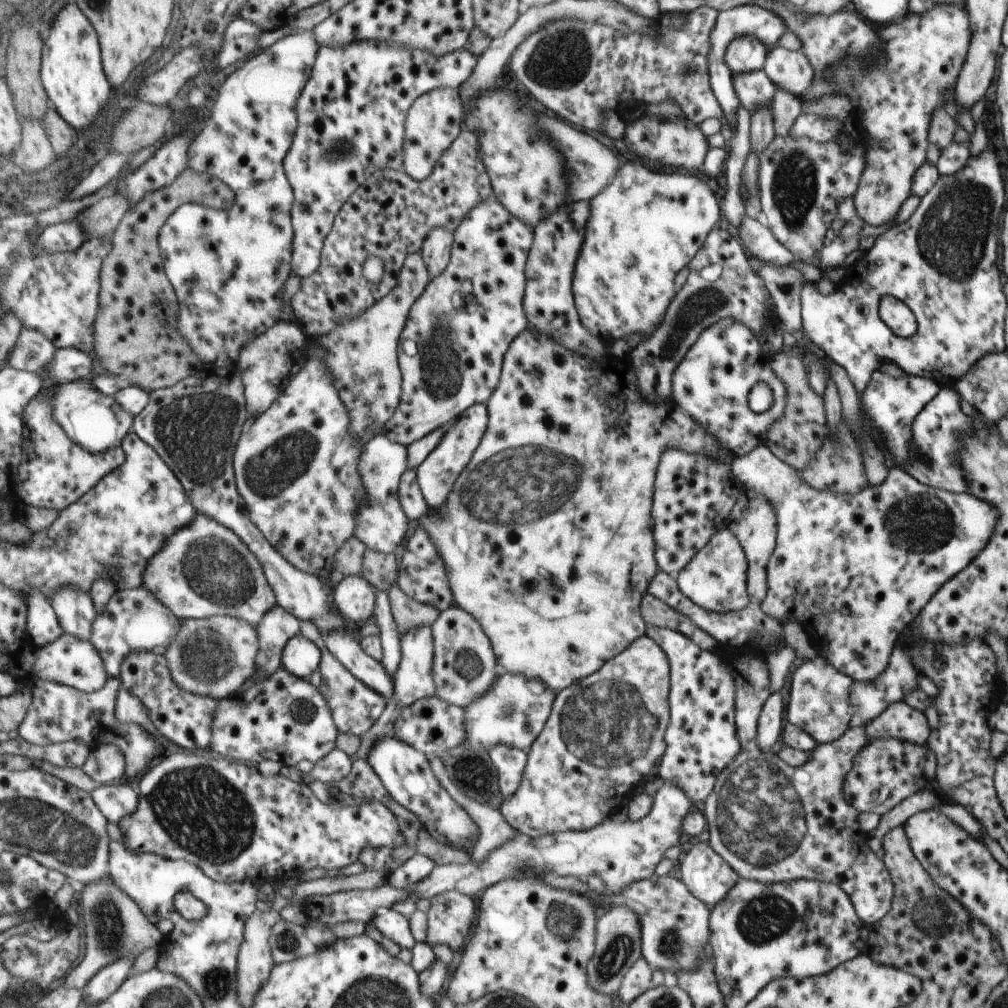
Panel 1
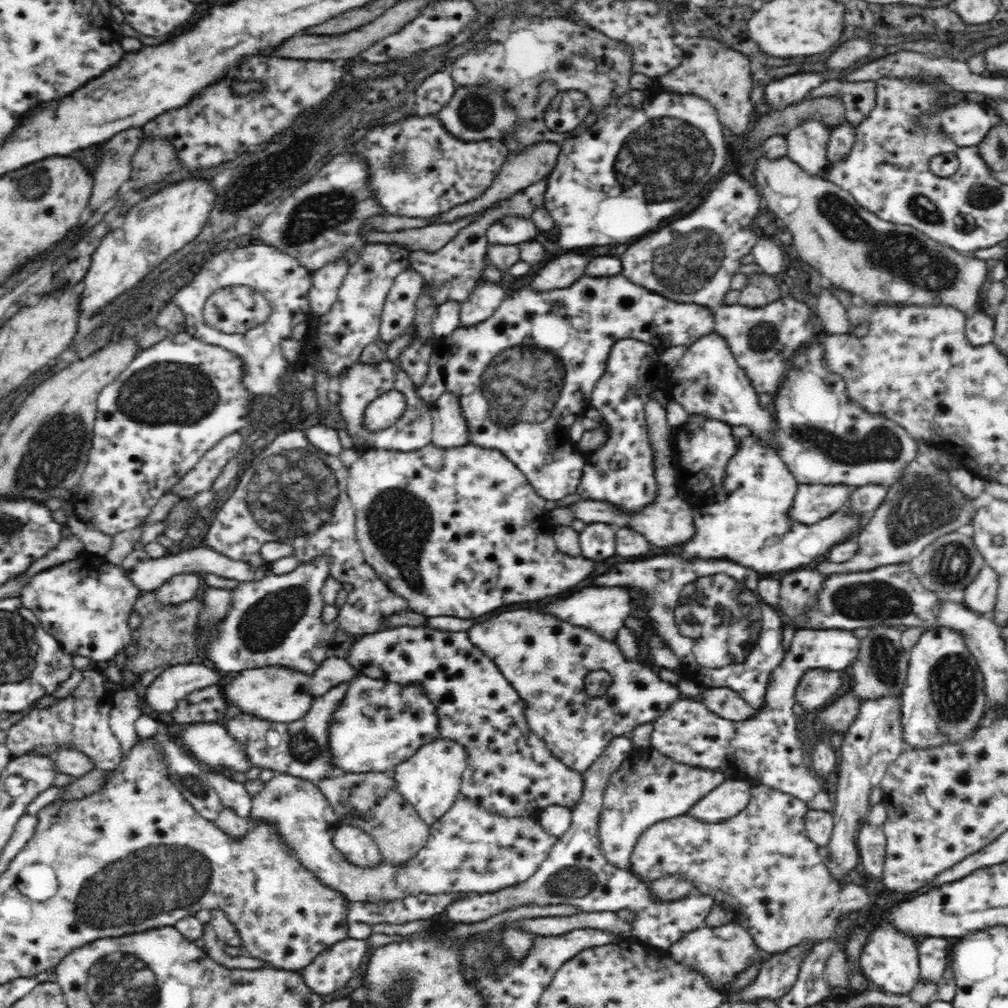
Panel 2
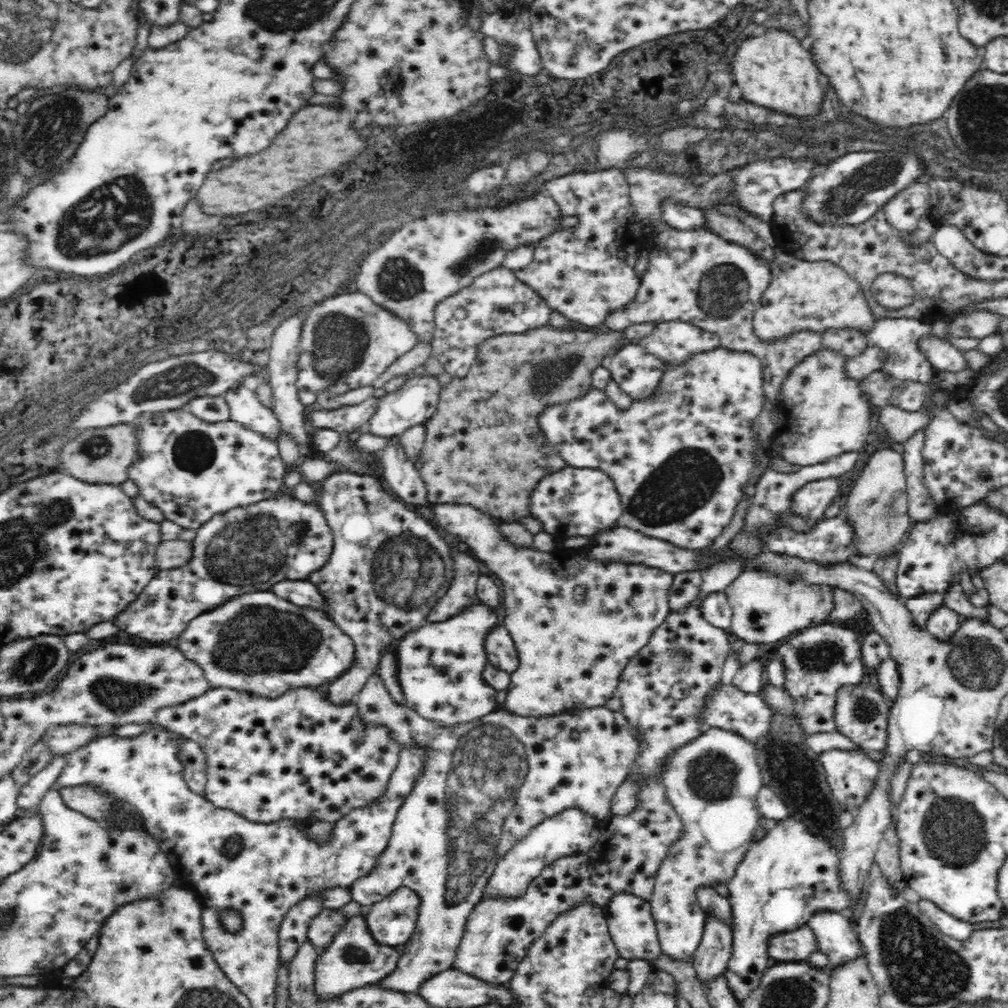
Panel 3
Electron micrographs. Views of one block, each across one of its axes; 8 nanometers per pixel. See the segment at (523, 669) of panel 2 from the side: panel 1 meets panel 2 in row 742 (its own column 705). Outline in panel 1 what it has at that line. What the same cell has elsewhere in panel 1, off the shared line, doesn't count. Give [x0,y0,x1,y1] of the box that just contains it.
[674,528,750,613]

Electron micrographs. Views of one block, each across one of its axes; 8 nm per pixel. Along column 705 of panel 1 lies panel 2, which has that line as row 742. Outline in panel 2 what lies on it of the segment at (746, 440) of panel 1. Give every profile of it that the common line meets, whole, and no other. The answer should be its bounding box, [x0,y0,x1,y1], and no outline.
[328,674,440,774]

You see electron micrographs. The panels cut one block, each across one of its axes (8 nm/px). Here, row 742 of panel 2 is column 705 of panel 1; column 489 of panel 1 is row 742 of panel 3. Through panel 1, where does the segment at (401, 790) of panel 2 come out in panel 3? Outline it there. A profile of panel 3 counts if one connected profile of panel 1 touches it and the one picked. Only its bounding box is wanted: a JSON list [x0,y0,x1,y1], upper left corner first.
[350,672,639,992]

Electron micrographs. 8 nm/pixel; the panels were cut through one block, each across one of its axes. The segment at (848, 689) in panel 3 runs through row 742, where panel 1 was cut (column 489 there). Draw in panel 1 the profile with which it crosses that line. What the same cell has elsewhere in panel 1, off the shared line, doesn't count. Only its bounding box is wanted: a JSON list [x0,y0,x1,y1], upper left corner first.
[392,781,692,919]

